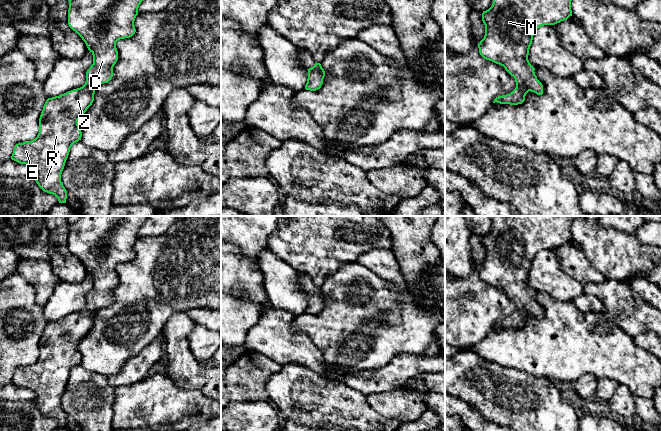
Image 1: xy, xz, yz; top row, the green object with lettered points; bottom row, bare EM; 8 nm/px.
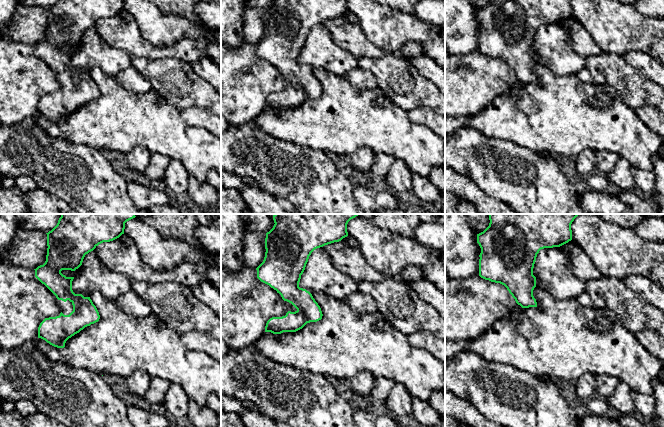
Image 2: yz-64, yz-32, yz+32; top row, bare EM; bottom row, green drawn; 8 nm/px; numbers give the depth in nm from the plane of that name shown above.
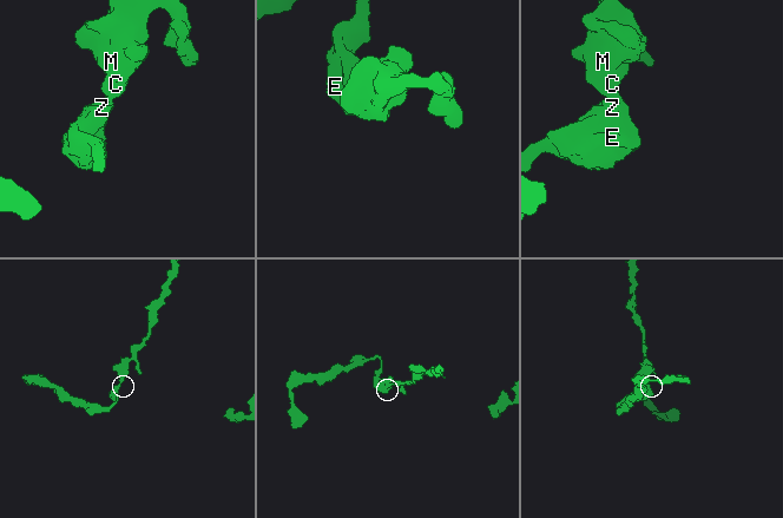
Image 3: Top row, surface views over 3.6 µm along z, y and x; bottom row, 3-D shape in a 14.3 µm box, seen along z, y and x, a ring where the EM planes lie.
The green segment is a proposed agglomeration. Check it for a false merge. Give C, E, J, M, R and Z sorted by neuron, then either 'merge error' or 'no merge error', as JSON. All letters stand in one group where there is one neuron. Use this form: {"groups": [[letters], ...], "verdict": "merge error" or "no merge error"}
{"groups": [["C", "E", "J", "M", "R", "Z"]], "verdict": "no merge error"}

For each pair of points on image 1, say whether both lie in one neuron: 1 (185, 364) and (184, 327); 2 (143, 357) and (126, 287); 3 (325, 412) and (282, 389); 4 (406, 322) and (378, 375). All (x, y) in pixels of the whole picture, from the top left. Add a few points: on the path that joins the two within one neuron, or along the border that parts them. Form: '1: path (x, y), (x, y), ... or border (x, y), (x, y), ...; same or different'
1: path (180, 355), (176, 347), (175, 336); same
2: border (160, 335), (123, 364); different
3: path (314, 402), (297, 392), (293, 392); same
4: border (403, 353), (396, 354), (380, 367), (360, 371); different

